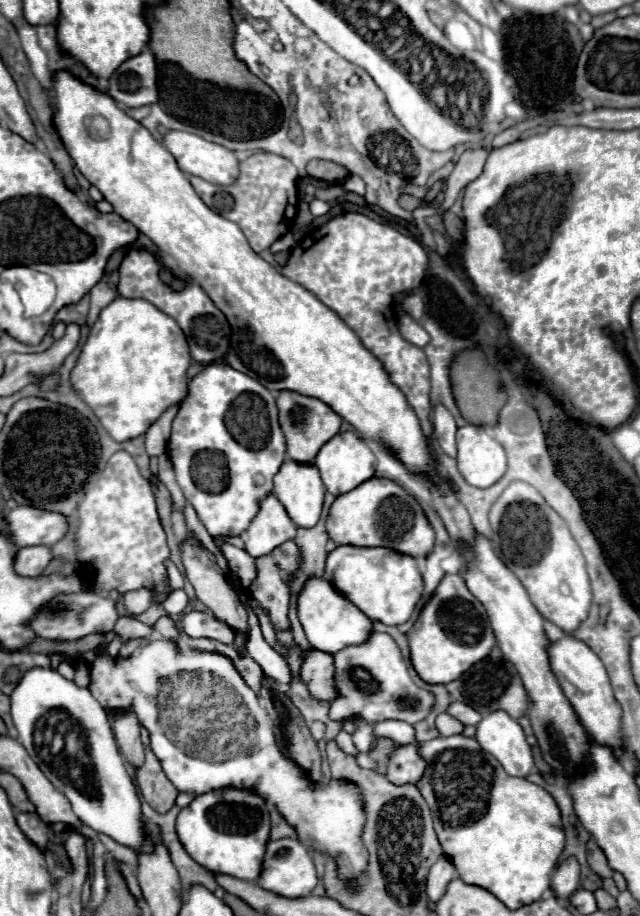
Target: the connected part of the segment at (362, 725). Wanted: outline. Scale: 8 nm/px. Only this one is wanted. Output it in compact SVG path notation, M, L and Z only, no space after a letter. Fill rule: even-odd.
M354 716L352 718L356 730L352 732L352 740L354 740L354 746L358 748L358 752L372 752L372 746L378 742L378 736L374 734L374 724L372 722L366 722L366 720L360 720L360 716Z

